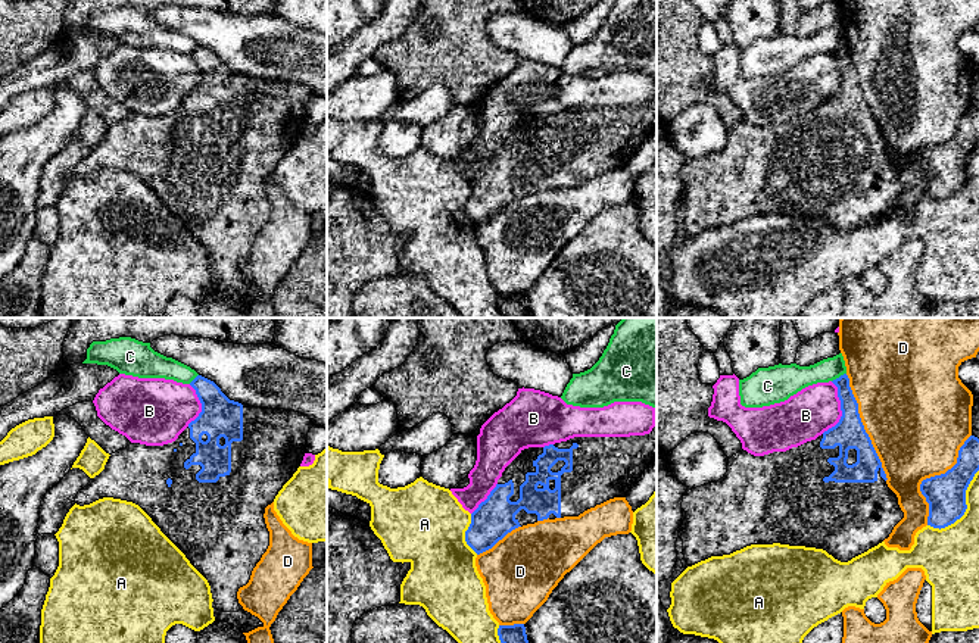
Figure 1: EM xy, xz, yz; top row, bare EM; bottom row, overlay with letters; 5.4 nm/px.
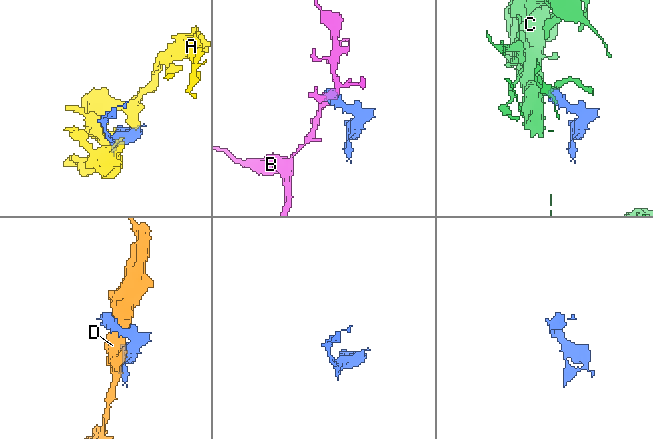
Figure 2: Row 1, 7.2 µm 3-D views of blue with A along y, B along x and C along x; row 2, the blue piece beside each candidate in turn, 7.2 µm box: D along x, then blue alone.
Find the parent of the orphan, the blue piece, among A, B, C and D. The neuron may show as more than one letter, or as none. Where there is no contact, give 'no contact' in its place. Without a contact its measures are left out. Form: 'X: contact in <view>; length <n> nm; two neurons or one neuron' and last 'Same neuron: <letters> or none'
A: contact in yz; length 420 nm; two neurons
B: contact in yz; length 300 nm; two neurons
C: contact in yz; length 90 nm; two neurons
D: contact in yz; length 650 nm; two neurons
Same neuron: none

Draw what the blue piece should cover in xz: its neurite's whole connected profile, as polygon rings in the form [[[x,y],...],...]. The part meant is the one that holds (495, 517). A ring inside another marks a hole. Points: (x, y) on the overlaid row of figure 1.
[[[655,408],[655,427],[649,434],[645,436],[630,436],[630,437],[574,437],[567,441],[549,444],[545,447],[529,447],[521,450],[521,453],[505,468],[502,472],[502,477],[498,480],[496,487],[490,491],[487,499],[478,505],[478,508],[471,514],[471,524],[468,530],[465,531],[465,541],[467,544],[477,553],[483,553],[489,549],[492,549],[499,540],[502,540],[508,533],[512,530],[534,524],[537,521],[543,519],[555,519],[555,518],[564,518],[564,516],[579,516],[584,511],[595,508],[596,505],[601,505],[609,499],[614,497],[624,497],[626,493],[630,490],[632,484],[640,477],[640,474],[648,468],[648,465],[654,461],[657,456],[657,408]]]

